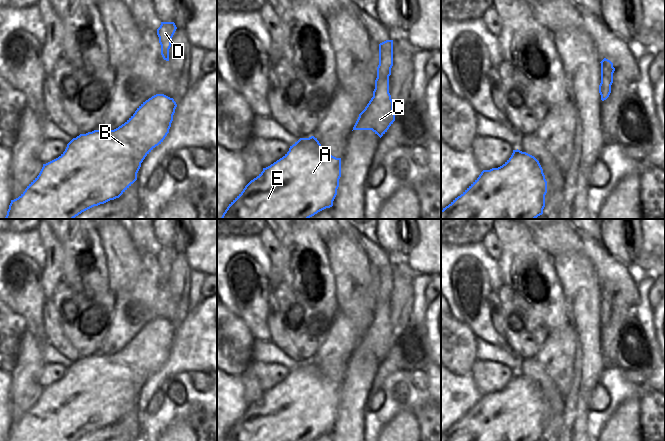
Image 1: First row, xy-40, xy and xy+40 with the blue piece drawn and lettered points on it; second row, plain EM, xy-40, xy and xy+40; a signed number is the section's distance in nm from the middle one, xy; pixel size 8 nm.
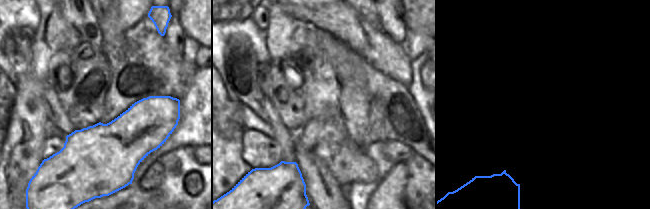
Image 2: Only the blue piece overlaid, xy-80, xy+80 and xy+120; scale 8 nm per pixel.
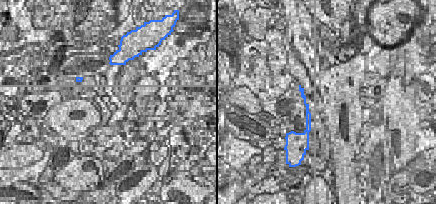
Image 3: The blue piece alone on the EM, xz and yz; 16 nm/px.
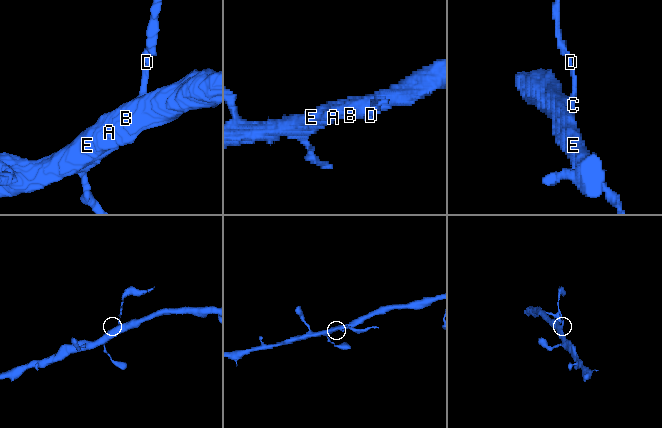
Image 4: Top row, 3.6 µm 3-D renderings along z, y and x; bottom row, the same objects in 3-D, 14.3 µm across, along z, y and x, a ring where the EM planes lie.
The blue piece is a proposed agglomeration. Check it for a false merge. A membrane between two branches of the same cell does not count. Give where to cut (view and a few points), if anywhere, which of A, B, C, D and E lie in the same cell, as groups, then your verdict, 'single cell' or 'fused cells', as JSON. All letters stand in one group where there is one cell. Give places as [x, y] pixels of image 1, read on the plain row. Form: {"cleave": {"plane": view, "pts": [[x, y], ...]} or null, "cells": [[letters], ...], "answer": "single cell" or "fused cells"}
{"cleave": {"plane": "xy", "pts": [[377, 293], [388, 300]]}, "cells": [["A", "B", "C", "E"], ["D"]], "answer": "fused cells"}

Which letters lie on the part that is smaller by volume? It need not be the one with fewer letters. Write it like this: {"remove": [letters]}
{"remove": ["D"]}

